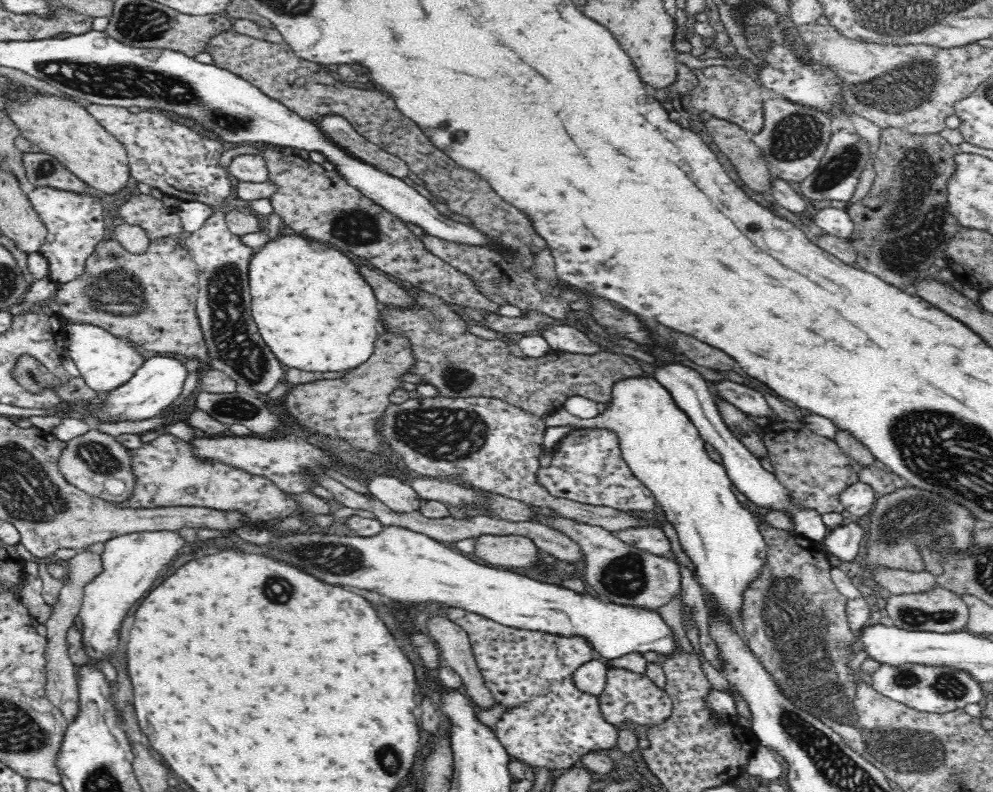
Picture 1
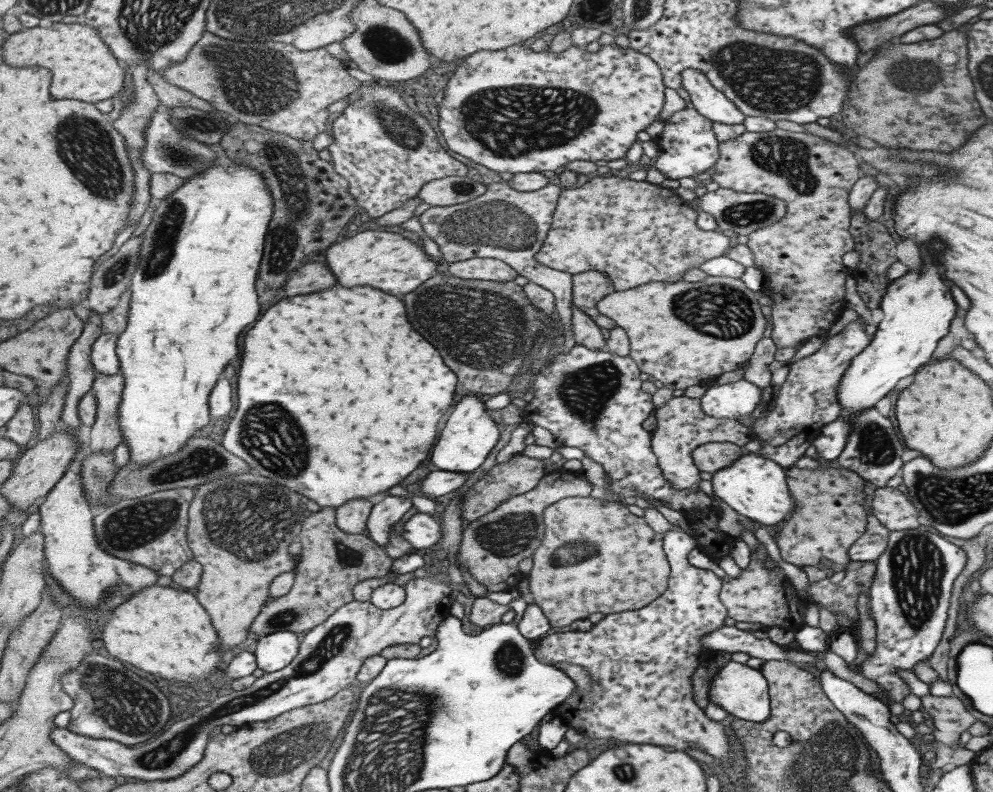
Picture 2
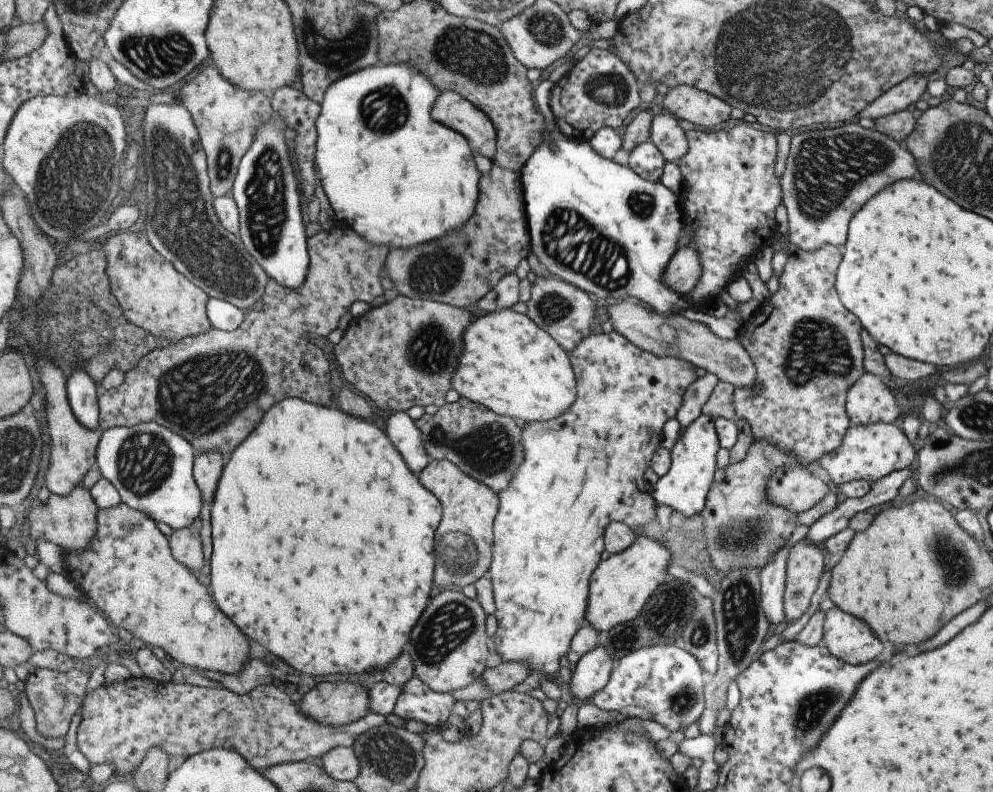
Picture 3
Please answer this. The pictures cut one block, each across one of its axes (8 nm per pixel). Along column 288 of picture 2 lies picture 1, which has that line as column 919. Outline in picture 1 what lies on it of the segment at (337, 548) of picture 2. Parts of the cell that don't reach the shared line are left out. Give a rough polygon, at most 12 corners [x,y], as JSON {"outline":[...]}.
{"outline":[[946,588],[892,596],[894,626],[952,634],[968,626],[970,610]]}

